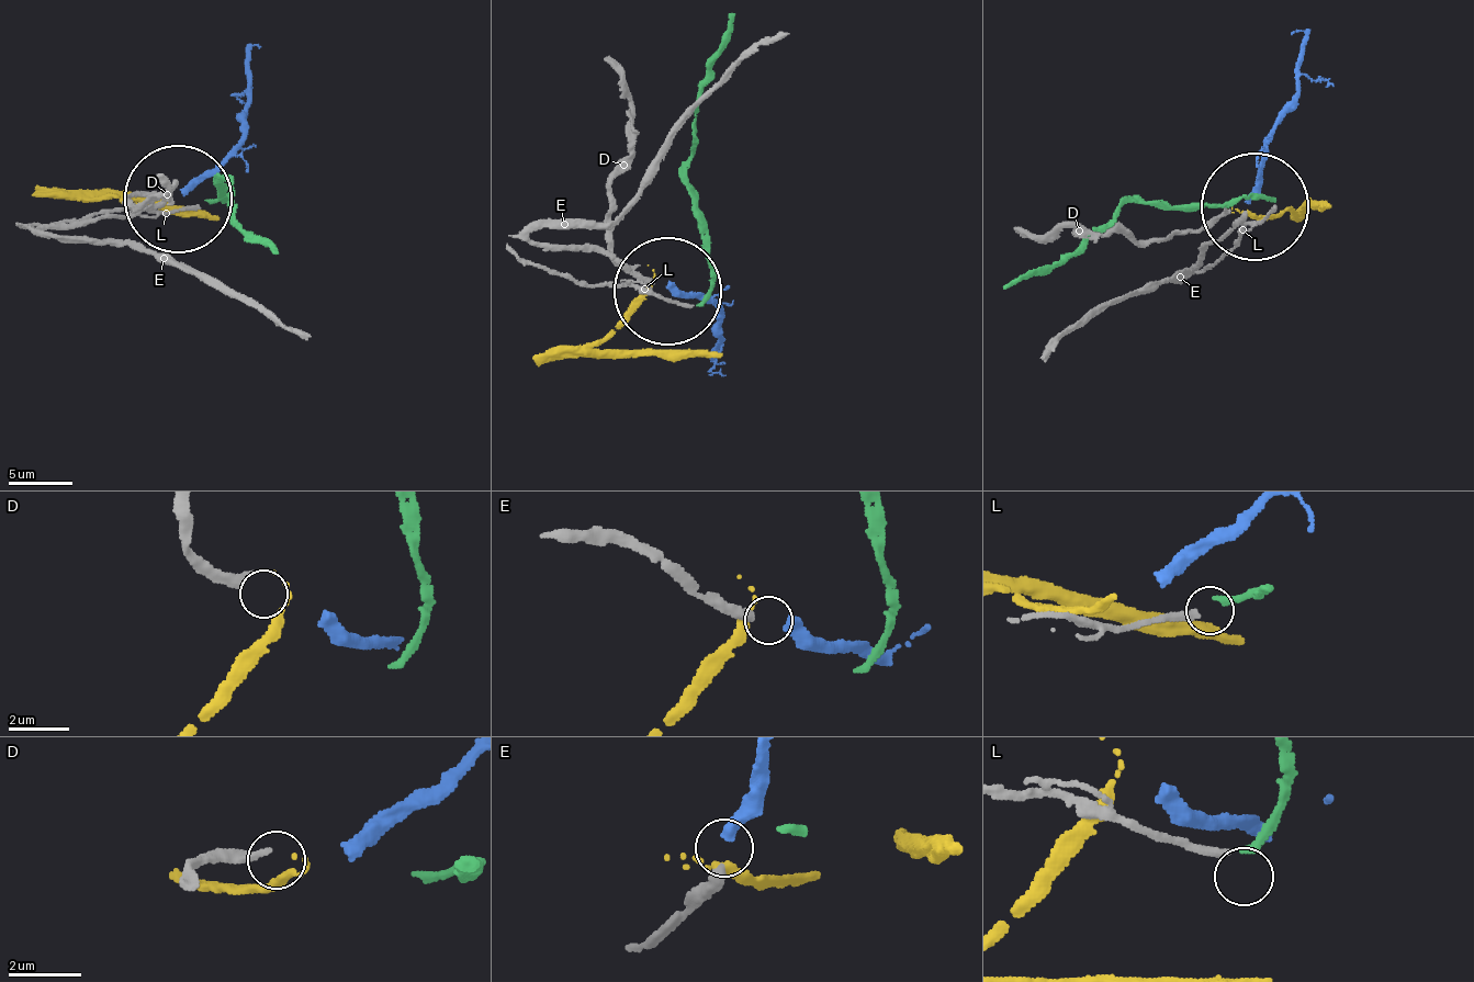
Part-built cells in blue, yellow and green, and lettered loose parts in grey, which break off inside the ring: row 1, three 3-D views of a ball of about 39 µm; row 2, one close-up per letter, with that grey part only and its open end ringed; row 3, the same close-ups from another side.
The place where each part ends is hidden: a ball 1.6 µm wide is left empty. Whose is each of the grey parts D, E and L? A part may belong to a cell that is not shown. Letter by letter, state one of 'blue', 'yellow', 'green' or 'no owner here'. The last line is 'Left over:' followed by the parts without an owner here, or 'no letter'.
D: yellow
E: blue
L: no owner here
Left over: L

